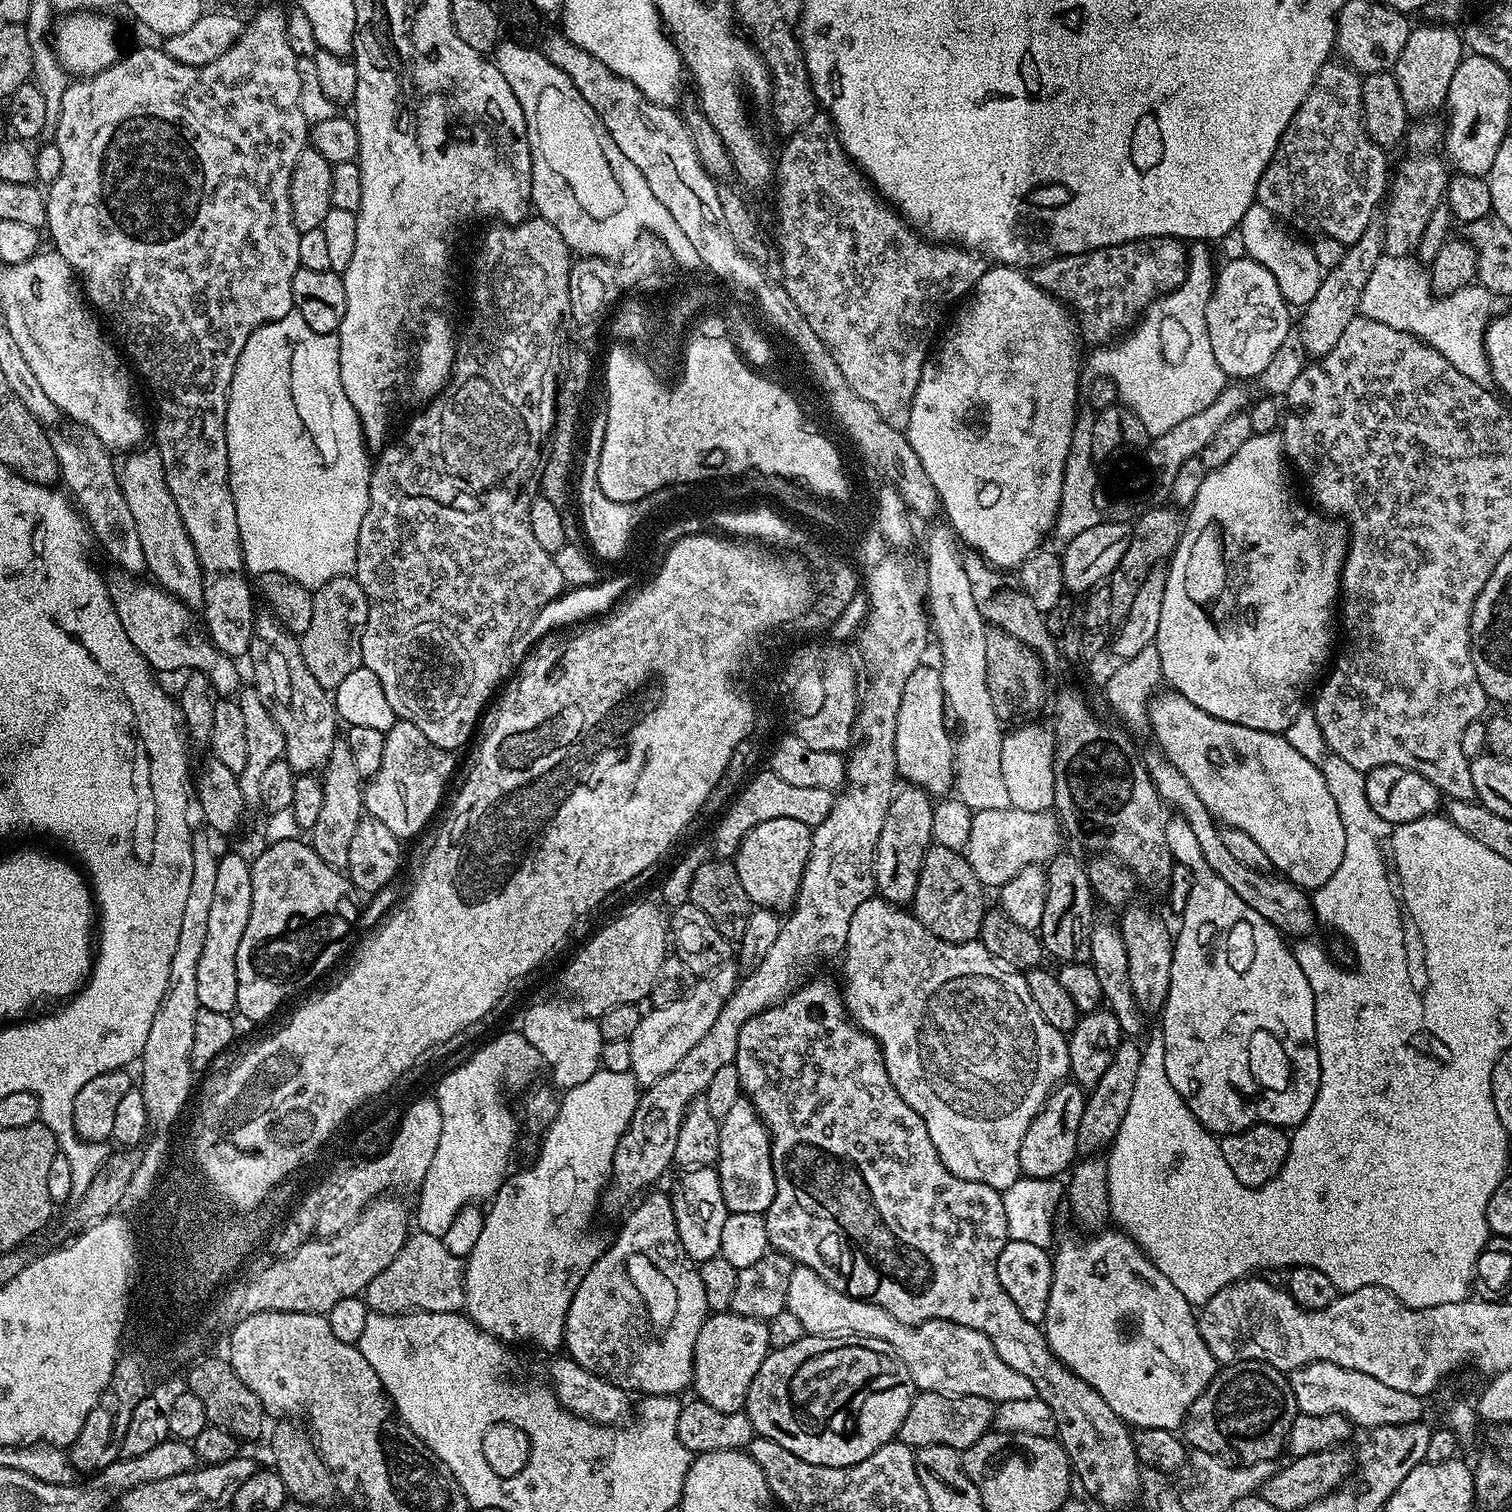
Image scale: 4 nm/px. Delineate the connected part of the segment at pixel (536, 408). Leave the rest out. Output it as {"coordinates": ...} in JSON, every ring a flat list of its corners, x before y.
{"coordinates":[[529,218,529,219,527,219,527,220,524,220,524,221,523,221,523,222,522,222,522,223,520,223,520,224,509,224,509,225,507,225,507,226,492,226,492,227,500,227,500,228,492,228,492,229,490,229,490,230,489,230,489,232,488,232,488,233,486,233,486,234,485,234,485,236,484,236,484,237,482,237,482,238,481,238,481,240,480,240,480,249,478,249,478,250,477,250,477,252,476,252,476,261,474,261,474,262,473,262,473,264,472,264,472,317,470,317,470,318,469,318,469,320,468,320,468,325,466,325,466,326,465,326,465,328,464,328,464,333,462,333,462,334,461,334,461,333,459,333,459,336,458,336,458,343,457,343,457,345,456,345,456,361,454,361,454,362,453,362,453,364,452,364,452,378,451,378,451,380,449,380,449,381,448,381,448,383,447,383,447,384,445,384,445,386,444,386,444,388,443,388,443,390,442,390,442,391,440,391,440,393,438,393,438,394,437,394,437,395,436,395,436,396,433,396,433,397,432,397,432,399,431,399,431,401,430,401,430,403,429,403,429,404,428,404,428,405,427,405,427,406,424,406,424,407,421,407,421,408,424,408,424,409,422,409,422,410,421,410,421,412,420,412,420,413,418,413,418,414,417,414,417,416,416,416,416,417,414,417,414,418,413,418,413,420,412,420,412,421,410,421,410,422,409,422,409,424,408,424,408,425,406,425,406,426,405,426,405,428,404,428,404,433,402,433,402,434,401,434,401,436,400,436,400,437,398,437,398,438,397,438,397,440,396,440,396,441,394,441,394,440,395,440,395,439,393,439,393,440,392,440,392,441,391,441,391,442,388,442,388,443,385,443,385,445,384,445,384,447,383,447,383,448,381,448,381,449,379,449,379,452,378,452,378,455,377,455,377,456,380,456,380,457,378,457,378,458,377,458,377,460,376,460,376,457,375,457,375,460,374,460,374,463,373,463,373,464,372,464,372,477,371,477,371,478,370,478,370,486,369,486,369,487,368,487,368,509,367,509,367,510,366,510,366,514,365,514,365,515,364,515,364,517,363,517,363,518,362,518,362,526,361,526,361,527,360,527,360,529,359,529,359,530,358,530,358,546,357,546,357,547,356,547,356,571,355,571,355,573,354,573,354,575,355,575,355,578,356,578,356,580,357,580,357,582,358,582,358,583,359,583,359,584,360,584,360,585,361,585,361,586,362,586,362,590,363,590,363,591,364,591,364,593,365,593,365,594,366,594,366,598,367,598,367,599,368,599,368,617,367,617,367,618,366,618,366,626,365,626,365,627,364,627,364,633,363,633,363,634,362,634,362,658,363,658,363,659,364,659,364,662,363,662,363,667,365,667,365,668,368,668,368,669,370,669,370,670,371,670,371,672,373,672,373,673,374,673,374,674,378,674,378,682,382,682,382,691,383,691,383,692,384,692,384,693,386,693,386,702,390,702,390,710,391,710,391,711,392,711,392,714,393,714,393,717,395,717,395,719,396,719,396,720,405,720,405,721,406,721,406,722,414,722,414,726,418,726,418,730,422,730,422,734,426,734,426,738,430,738,430,742,434,742,434,746,438,746,438,747,439,747,439,748,446,748,446,749,449,749,449,750,457,750,457,749,456,749,456,748,460,748,460,747,462,747,462,746,463,746,463,744,464,744,464,743,466,743,466,742,467,742,467,740,468,740,468,739,470,739,470,738,471,738,471,736,472,736,472,731,474,731,474,730,475,730,475,728,476,728,476,723,478,723,478,722,479,722,479,720,480,720,480,711,482,711,482,710,483,710,483,708,484,708,484,703,486,703,486,702,487,702,487,700,488,700,488,699,490,699,490,698,491,698,491,696,492,696,492,691,494,691,494,690,495,690,495,688,496,688,496,687,498,687,498,688,497,688,497,689,499,689,499,688,500,688,500,687,501,687,501,685,503,685,503,684,504,684,504,683,505,683,505,681,504,681,504,682,503,682,503,680,504,680,504,675,506,675,506,674,507,674,507,672,508,672,508,652,509,652,509,653,511,653,511,652,512,652,512,651,513,651,513,640,515,640,515,638,516,638,516,637,517,637,517,635,518,635,518,633,519,633,519,632,520,632,520,631,521,631,521,629,523,629,523,628,524,628,524,626,525,626,525,625,526,625,526,624,527,624,527,623,528,623,528,621,529,621,529,620,530,620,530,619,532,619,532,617,533,617,533,616,535,616,535,614,536,614,536,613,538,613,538,612,539,612,539,611,540,611,540,610,542,610,542,608,543,608,543,607,544,607,544,606,546,606,546,604,547,604,547,603,550,603,550,602,551,602,551,600,554,600,554,599,557,599,557,598,558,598,558,597,560,597,560,596,561,596,561,593,563,593,563,592,564,592,564,591,565,591,565,588,566,588,566,578,565,578,565,577,564,577,564,575,563,575,563,574,562,574,562,570,558,570,558,566,557,566,557,565,556,565,556,561,557,561,557,557,556,557,556,556,555,556,555,555,553,555,553,553,550,553,550,552,547,552,547,551,546,551,546,550,542,550,542,546,538,546,538,542,537,542,537,540,535,540,535,539,534,539,534,533,533,533,533,532,532,532,532,531,531,531,531,530,530,530,530,506,531,506,531,505,532,505,532,501,533,501,533,500,535,500,535,499,536,499,536,497,537,497,537,495,538,495,538,481,539,481,539,478,540,478,540,473,541,473,541,465,542,465,542,457,543,457,543,456,544,456,544,455,545,455,545,452,546,452,546,445,547,445,547,444,548,444,548,443,549,443,549,440,550,440,550,437,551,437,551,435,552,435,552,433,553,433,553,424,554,424,554,423,555,423,555,422,556,422,556,392,555,392,555,391,554,391,554,389,555,389,555,388,556,388,556,387,557,387,557,384,558,384,558,379,557,379,557,378,555,378,555,376,554,376,554,375,553,375,553,369,554,369,554,362,555,362,555,356,554,356,554,355,553,355,553,353,554,353,554,352,556,352,556,348,553,348,553,345,554,345,554,344,556,344,556,341,555,341,555,340,557,340,557,337,556,337,556,331,558,331,558,330,559,330,559,328,560,328,560,327,561,327,561,326,563,326,563,324,564,324,564,323,565,323,565,320,566,320,566,318,567,318,567,315,566,315,566,313,565,313,565,309,566,309,566,308,568,308,568,287,569,287,569,286,570,286,570,272,571,272,571,268,572,268,572,264,573,264,573,261,574,261,574,256,573,256,573,253,572,253,572,252,571,252,571,251,570,251,570,250,569,250,569,249,568,249,568,247,567,247,567,246,566,246,566,242,565,242,565,241,564,241,564,239,563,239,563,238,562,238,562,234,558,234,558,230,554,230,554,226,550,226,550,222,546,222,546,221,545,221,545,220,542,220,542,219,539,219,539,218]]}

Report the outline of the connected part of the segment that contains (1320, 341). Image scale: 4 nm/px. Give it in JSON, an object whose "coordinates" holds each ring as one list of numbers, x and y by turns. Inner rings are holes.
{"coordinates":[[1374,222,1366,226,1366,234,1362,234,1358,242,1345,247,1342,262,1338,262,1338,266,1325,271,1324,281,1318,286,1318,294,1314,294,1309,304,1303,305,1304,317,1298,325,1302,346,1309,357,1319,358,1330,354,1330,350,1334,350,1334,345,1338,343,1338,338,1342,338,1346,326,1350,326,1352,319,1358,315,1362,289,1370,278,1370,270,1374,270,1378,258,1383,255,1385,255,1384,225]]}

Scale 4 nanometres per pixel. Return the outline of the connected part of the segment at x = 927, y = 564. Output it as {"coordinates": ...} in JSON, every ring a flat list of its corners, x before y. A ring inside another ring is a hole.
{"coordinates":[[941,528,930,529,924,540,924,576,928,579,926,608,930,613,935,643,936,640,940,643,938,667,944,702,951,711,952,708,956,711,956,720,960,723,960,733,957,736,955,733,952,749,954,792,962,803,973,810,1002,810,1009,807,1010,794,1006,790,1006,781,1002,779,1005,729,991,705,986,684,988,628,982,614,978,614,966,570,962,570,961,555,956,552,957,545,953,537]]}

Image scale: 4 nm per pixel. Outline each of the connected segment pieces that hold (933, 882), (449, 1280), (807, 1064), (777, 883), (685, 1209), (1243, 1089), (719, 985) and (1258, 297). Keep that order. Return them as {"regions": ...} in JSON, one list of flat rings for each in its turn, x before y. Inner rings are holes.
{"regions":[[[932,842,922,858,910,911,930,934,951,944,965,944,979,937,986,911,984,895,986,889,974,870,970,870,970,862,963,851]],[[419,1230,413,1231,408,1237,408,1241,402,1246,402,1250,398,1250,398,1258,394,1258,394,1262,390,1262,390,1266,386,1266,386,1270,382,1270,382,1274,378,1274,378,1278,374,1278,374,1282,370,1282,366,1289,366,1303,374,1312,460,1312,464,1308,464,1270,466,1264,459,1256,455,1256,446,1248,443,1239,434,1234,426,1234]],[[812,980,801,983,793,990,786,999,775,1004,773,1008,767,1008,764,1012,759,1012,757,1016,751,1016,740,1028,738,1042,736,1043,736,1059,734,1061,738,1070,740,1087,743,1095,752,1101,756,1108,756,1114,764,1122,769,1136,772,1138,772,1165,774,1166,774,1178,776,1179,776,1193,774,1202,770,1202,768,1211,763,1213,766,1222,766,1232,768,1234,769,1245,775,1251,783,1252,797,1265,806,1268,819,1269,820,1264,825,1264,828,1268,840,1268,844,1275,843,1291,859,1300,871,1300,873,1304,882,1306,894,1318,907,1324,921,1324,927,1320,949,1320,958,1322,958,1326,970,1326,970,1330,978,1330,990,1338,994,1350,998,1350,998,1358,1006,1362,1006,1366,1011,1366,1018,1370,1018,1374,1026,1374,1030,1382,1034,1382,1034,1390,1037,1396,1054,1410,1054,1422,1056,1423,1056,1436,1059,1444,1068,1455,1071,1469,1075,1479,1080,1480,1080,1484,1093,1497,1097,1504,1115,1506,1115,1504,1128,1504,1136,1496,1136,1491,1140,1488,1140,1472,1142,1465,1136,1458,1135,1446,1132,1441,1133,1433,1129,1425,1106,1406,1106,1401,1102,1394,1098,1394,1078,1374,1074,1374,1057,1356,1050,1350,1048,1338,1044,1334,1043,1327,1034,1322,1026,1322,1014,1306,1010,1294,1002,1290,1002,1282,998,1282,998,1270,996,1269,996,1259,998,1254,1002,1254,1002,1246,1006,1246,1008,1238,1008,1227,1006,1226,1006,1206,1004,1198,996,1188,986,1186,982,1182,970,1182,950,1174,934,1146,930,1142,930,1134,926,1130,926,1122,922,1122,920,1115,894,1090,890,1078,884,1069,884,1055,880,1049,880,1043,875,1038,856,1027,850,1019,845,1006,841,989,832,980]],[[770,818,750,834,740,843,739,850,736,851,734,863,738,870,738,879,742,881,746,894,750,894,753,905,758,908,771,908,773,910,788,910,796,903,796,896,800,893,800,879,804,873,804,863,808,860,810,846,812,845,812,829,806,827,802,822,797,822,795,818]],[[715,1167,711,1168,690,1168,679,1173,680,1181,676,1184,676,1192,671,1193,672,1209,674,1218,678,1226,678,1236,680,1238,679,1247,686,1250,686,1254,693,1262,703,1262,708,1259,714,1259,720,1255,722,1246,722,1226,726,1226,728,1217,728,1207,722,1198,722,1186,720,1185,720,1176,716,1173]],[[1179,818,1169,819,1165,826,1166,828,1166,841,1167,845,1172,851,1173,861,1185,864,1187,868,1193,872,1195,879,1193,879,1190,886,1190,898,1186,898,1186,906,1184,907,1180,920,1180,933,1177,931,1174,936,1174,943,1172,946,1172,965,1170,966,1170,990,1168,991,1168,997,1164,1003,1162,1009,1162,1017,1164,1016,1164,1025,1162,1025,1162,1031,1164,1034,1164,1041,1166,1042,1166,1074,1170,1078,1170,1086,1174,1086,1174,1090,1178,1090,1178,1094,1186,1102,1186,1106,1194,1114,1194,1118,1198,1118,1198,1122,1202,1127,1207,1128,1209,1132,1213,1134,1227,1134,1229,1132,1241,1132,1246,1130,1250,1126,1255,1124,1273,1124,1276,1128,1282,1128,1285,1130,1291,1130,1296,1127,1297,1124,1303,1122,1306,1118,1306,1114,1310,1114,1310,1106,1314,1106,1314,1098,1318,1094,1320,1089,1320,1055,1316,1049,1316,1023,1314,1022,1314,990,1310,990,1310,982,1306,978,1306,974,1302,974,1302,966,1298,966,1298,962,1294,958,1292,948,1289,941,1282,935,1280,929,1274,927,1270,922,1266,922,1266,918,1262,918,1262,914,1258,914,1258,910,1250,910,1250,906,1246,906,1246,902,1242,902,1242,898,1238,898,1238,894,1234,894,1234,890,1230,890,1230,886,1226,886,1226,882,1222,882,1222,878,1216,875,1216,872,1208,868,1206,858,1203,857,1202,849,1199,846,1197,835,1193,830,1190,830,1190,826,1184,820]],[[725,966,711,973,710,978,697,979,686,998,670,1002,670,1006,652,1008,641,1015,637,1029,626,1041,628,1060,632,1063,630,1071,636,1077,637,1085,647,1086,662,1078,662,1074,670,1074,670,1070,674,1070,674,1066,682,1062,684,1055,690,1054,690,1050,694,1050,694,1046,702,1042,706,1030,714,1026,724,1001,730,995,729,986,737,983,738,976,730,969,731,967]],[[1247,258,1232,260,1221,268,1219,265,1212,285,1212,297,1206,306,1206,334,1210,334,1210,350,1214,350,1214,358,1218,358,1218,366,1222,366,1225,377,1236,382,1248,382,1251,376,1253,379,1262,375,1290,331,1288,312,1290,306,1282,298,1282,290,1278,290,1278,282,1274,282,1274,274,1270,274,1266,266]]]}

